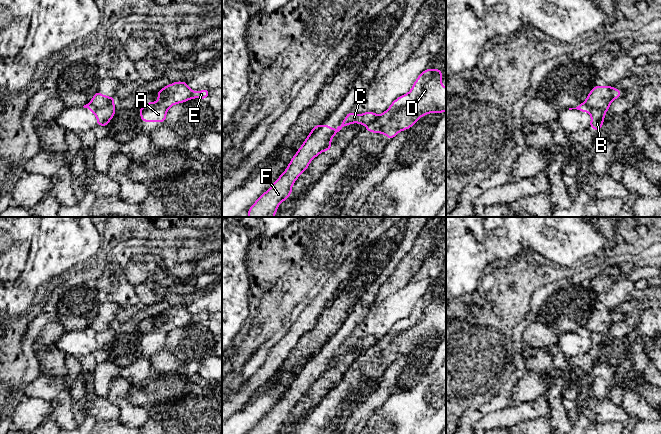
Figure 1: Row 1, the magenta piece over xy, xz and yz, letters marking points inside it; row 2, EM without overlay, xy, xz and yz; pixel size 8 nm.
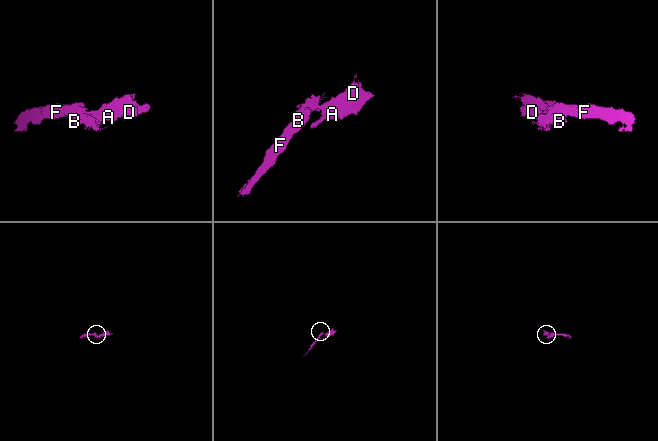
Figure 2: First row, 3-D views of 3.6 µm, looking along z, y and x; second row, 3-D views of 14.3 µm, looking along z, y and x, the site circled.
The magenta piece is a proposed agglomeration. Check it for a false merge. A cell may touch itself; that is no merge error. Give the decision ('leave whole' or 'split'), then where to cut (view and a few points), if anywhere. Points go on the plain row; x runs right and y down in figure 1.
split; cut in xy along (113, 326), (103, 331), (95, 331), (88, 327)

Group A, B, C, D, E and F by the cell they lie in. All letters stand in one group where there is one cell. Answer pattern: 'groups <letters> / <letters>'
groups A B C D E / F

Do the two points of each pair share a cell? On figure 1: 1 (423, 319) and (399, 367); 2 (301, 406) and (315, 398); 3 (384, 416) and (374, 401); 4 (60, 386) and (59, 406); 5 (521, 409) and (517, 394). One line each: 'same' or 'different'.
1: different
2: same
3: different
4: different
5: different

